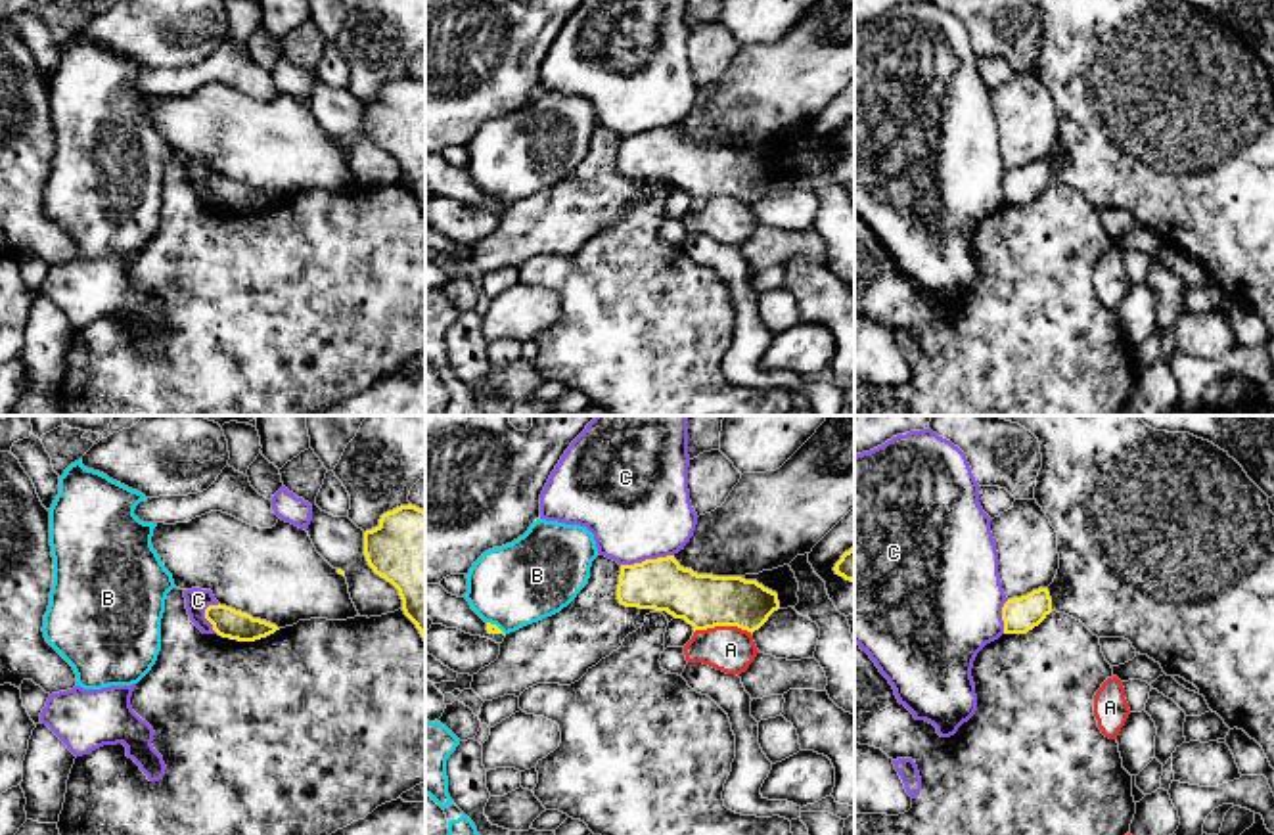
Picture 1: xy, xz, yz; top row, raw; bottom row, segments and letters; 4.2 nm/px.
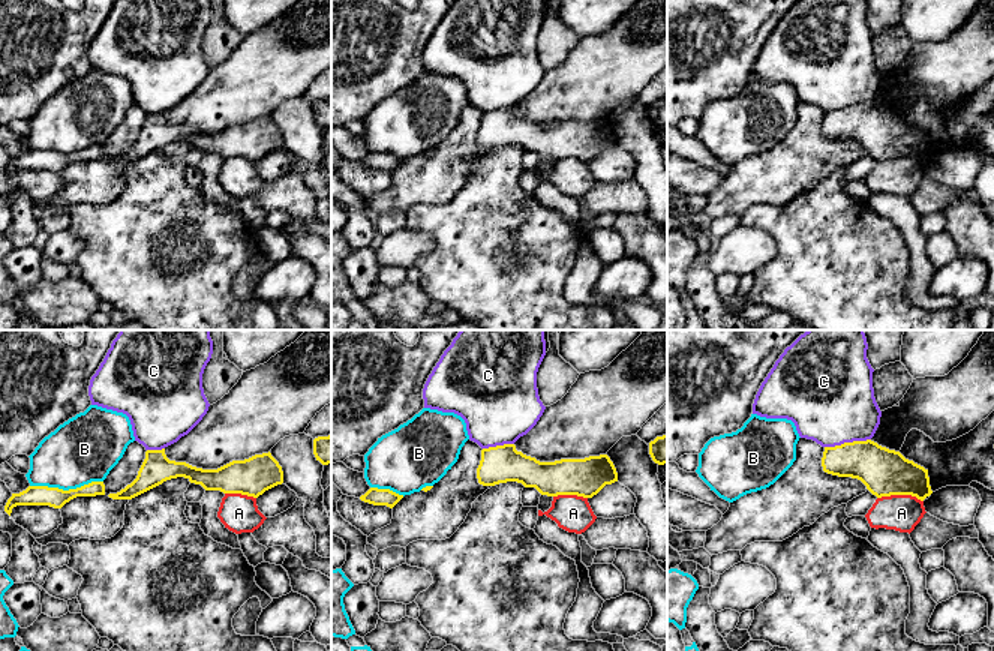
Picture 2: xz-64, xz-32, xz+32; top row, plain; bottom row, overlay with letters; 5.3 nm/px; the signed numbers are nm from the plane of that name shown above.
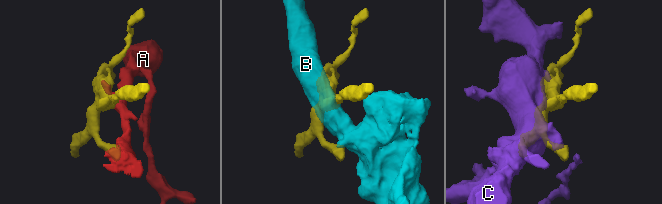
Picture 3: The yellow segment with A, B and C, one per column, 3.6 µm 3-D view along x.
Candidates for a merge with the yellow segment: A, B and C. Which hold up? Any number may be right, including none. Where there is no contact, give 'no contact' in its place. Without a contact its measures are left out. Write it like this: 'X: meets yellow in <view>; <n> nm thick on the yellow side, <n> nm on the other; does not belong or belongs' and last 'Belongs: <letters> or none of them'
A: meets yellow in xz; 220 nm thick on the yellow side, 190 nm on the other; does not belong
B: meets yellow in xz; 50 nm thick on the yellow side, 340 nm on the other; does not belong
C: meets yellow in xz; 220 nm thick on the yellow side, 440 nm on the other; does not belong
Belongs: none of them

